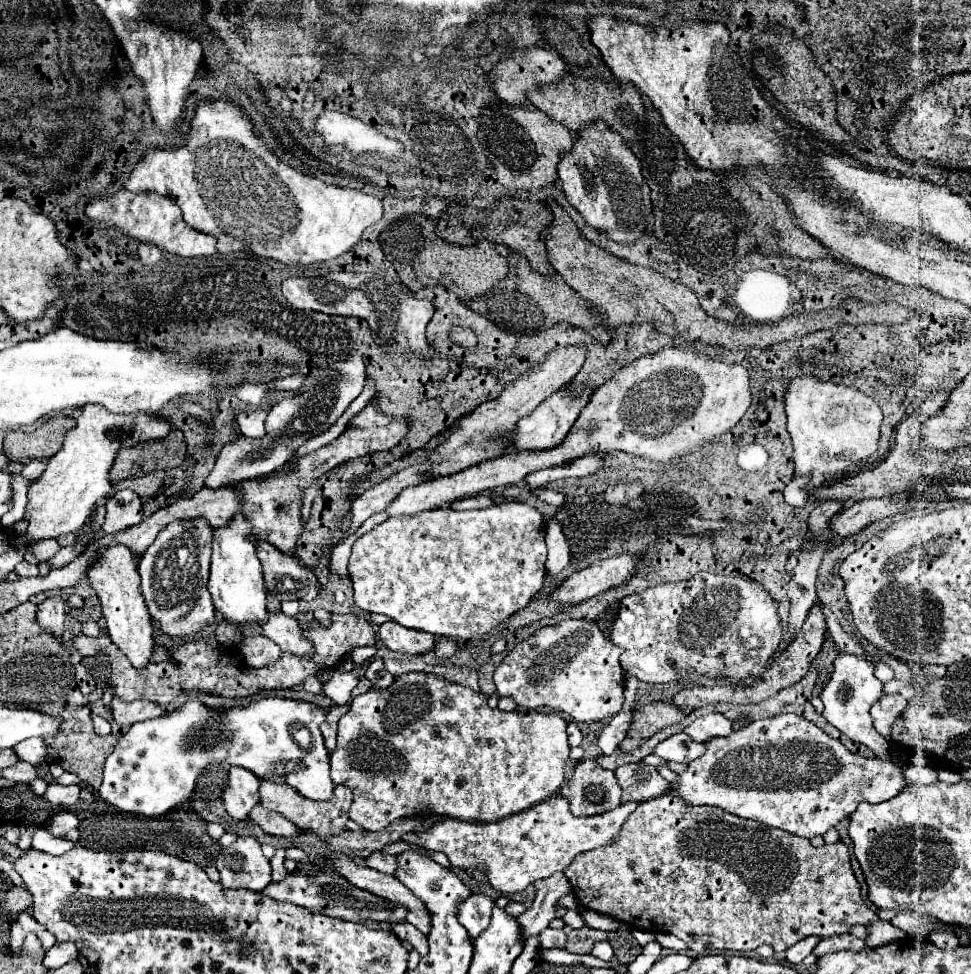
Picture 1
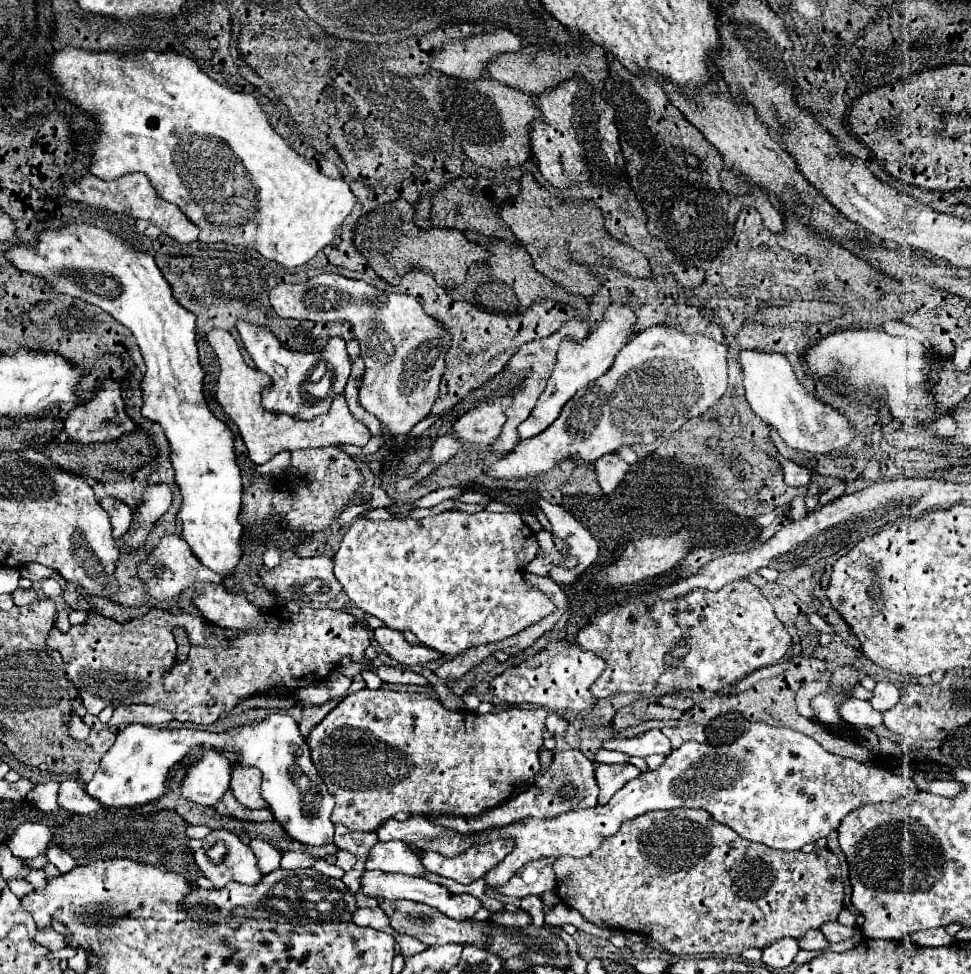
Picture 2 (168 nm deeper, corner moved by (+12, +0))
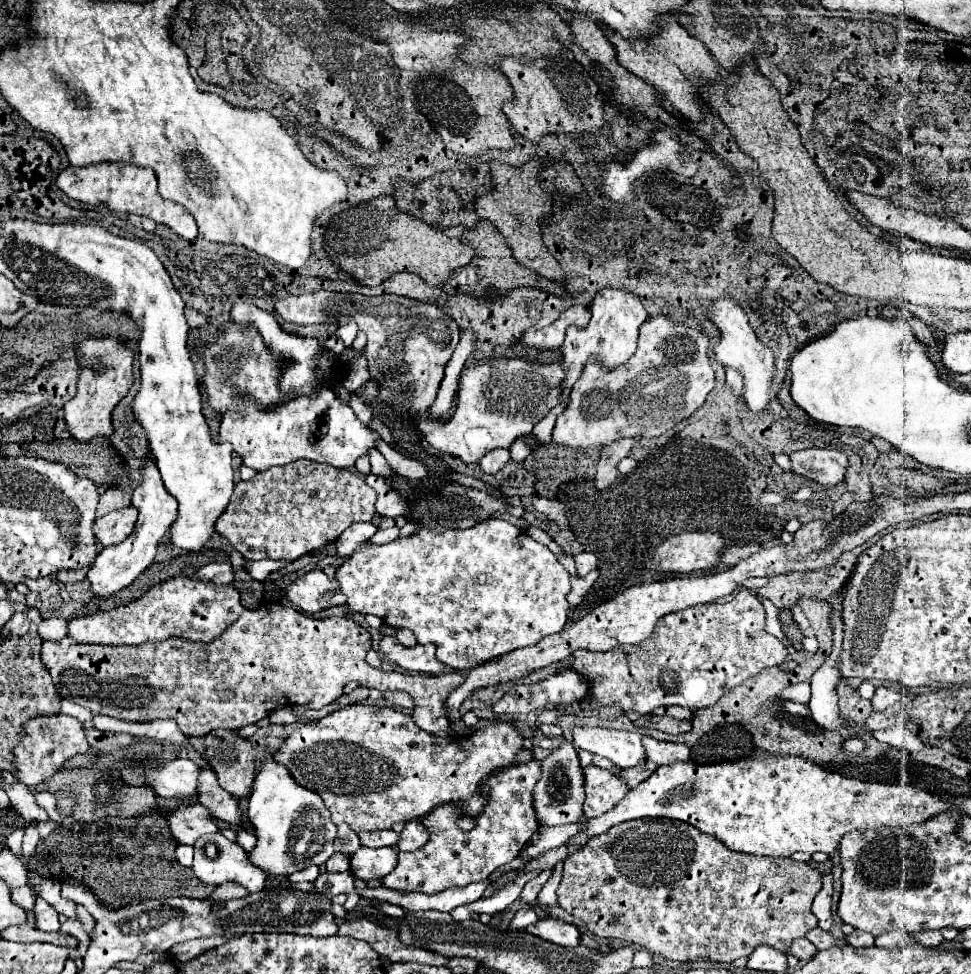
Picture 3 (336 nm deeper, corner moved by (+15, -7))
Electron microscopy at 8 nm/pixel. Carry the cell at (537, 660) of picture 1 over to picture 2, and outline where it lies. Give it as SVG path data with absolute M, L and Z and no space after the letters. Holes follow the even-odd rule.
M549 642L549 646L535 656L527 658L519 666L505 670L491 682L491 694L507 704L537 704L549 712L581 712L597 704L591 696L591 684L599 678L605 664L603 660L591 656L591 652L583 652L577 644Z

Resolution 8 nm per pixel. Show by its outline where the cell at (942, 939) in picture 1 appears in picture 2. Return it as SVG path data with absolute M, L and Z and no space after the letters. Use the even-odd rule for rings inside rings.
M931 928L931 930L921 930L921 932L915 932L913 936L913 942L917 942L919 946L949 946L955 942L953 936L949 936L945 932L945 928Z

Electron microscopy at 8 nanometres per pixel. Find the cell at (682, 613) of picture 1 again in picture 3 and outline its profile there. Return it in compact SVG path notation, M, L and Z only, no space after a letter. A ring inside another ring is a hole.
M740 587L732 601L728 603L708 603L688 607L676 613L664 615L656 623L654 633L638 645L620 645L606 653L594 653L578 649L574 653L572 667L586 677L590 685L590 701L582 701L582 709L598 709L604 705L616 705L624 711L636 711L648 715L660 705L682 705L688 709L714 707L722 695L742 685L744 681L756 677L762 669L778 667L788 657L788 647L784 641L764 631L764 607L754 597L752 591Z

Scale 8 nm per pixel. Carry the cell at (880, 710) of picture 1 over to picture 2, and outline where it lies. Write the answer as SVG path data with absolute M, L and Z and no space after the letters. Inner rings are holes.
M877 682L875 690L873 690L873 698L869 700L871 706L879 712L885 712L889 708L893 708L899 702L899 686L893 682Z

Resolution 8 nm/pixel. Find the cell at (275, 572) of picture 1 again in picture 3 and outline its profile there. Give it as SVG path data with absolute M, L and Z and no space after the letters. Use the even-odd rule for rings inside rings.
M312 569L292 581L286 587L286 597L294 603L294 607L306 613L316 613L332 605L346 605L338 581L330 579L322 569Z

